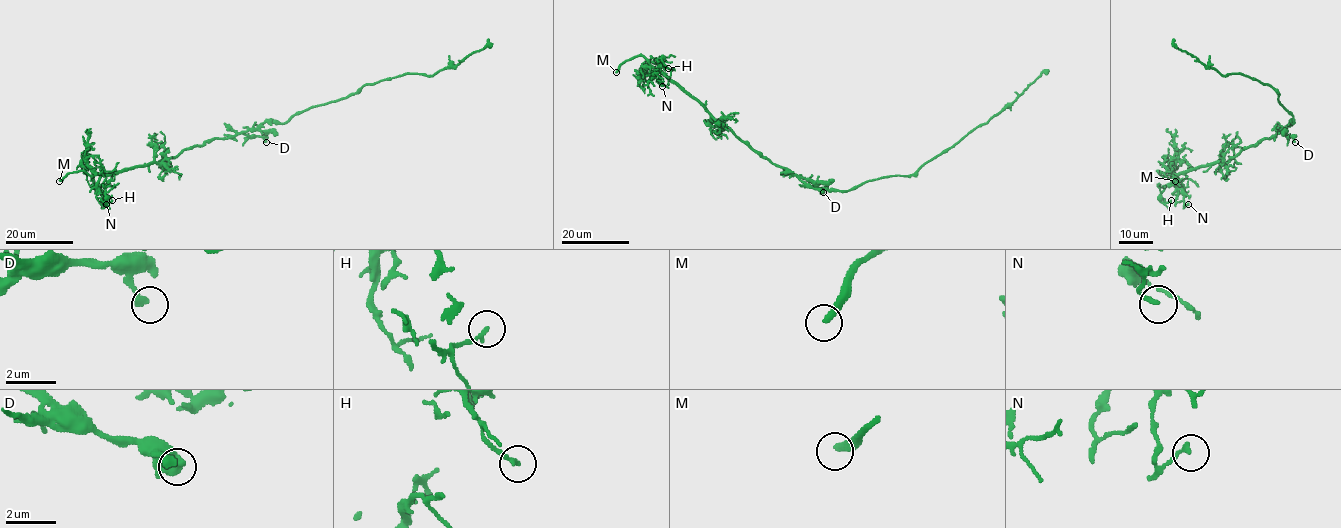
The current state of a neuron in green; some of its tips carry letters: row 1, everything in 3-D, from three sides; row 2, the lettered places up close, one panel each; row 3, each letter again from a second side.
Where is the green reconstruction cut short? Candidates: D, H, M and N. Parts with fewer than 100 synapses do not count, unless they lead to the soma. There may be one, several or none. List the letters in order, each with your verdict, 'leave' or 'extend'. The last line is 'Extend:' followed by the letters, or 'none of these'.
D: leave
H: leave
M: extend
N: leave
Extend: M

